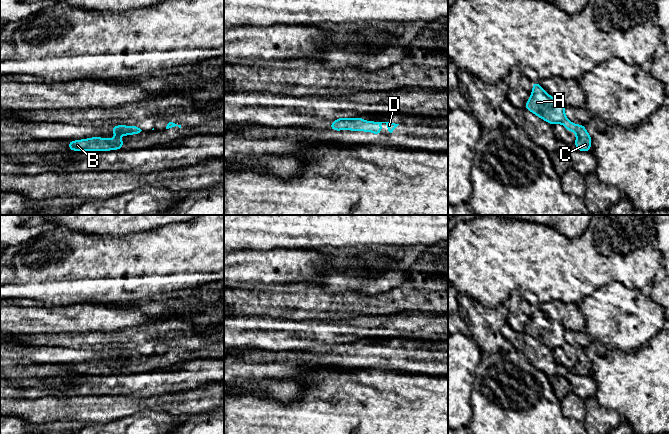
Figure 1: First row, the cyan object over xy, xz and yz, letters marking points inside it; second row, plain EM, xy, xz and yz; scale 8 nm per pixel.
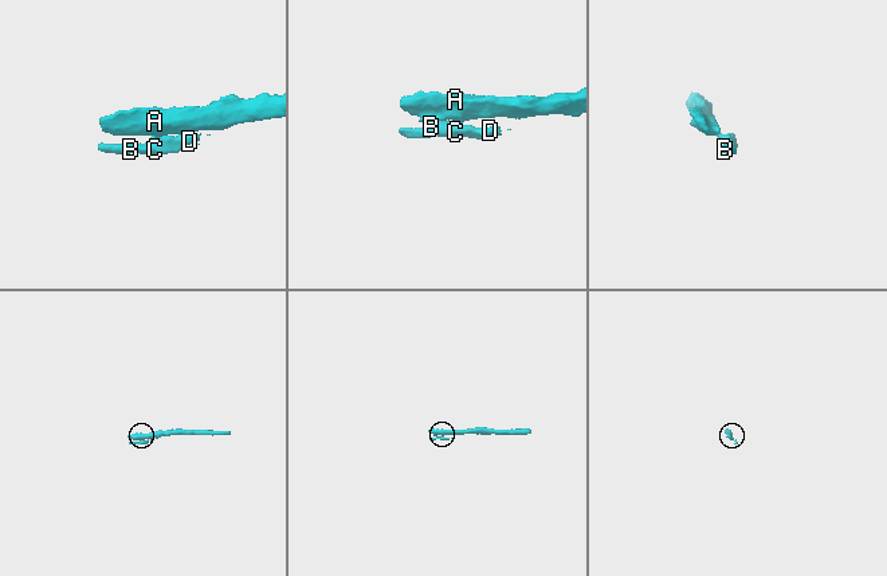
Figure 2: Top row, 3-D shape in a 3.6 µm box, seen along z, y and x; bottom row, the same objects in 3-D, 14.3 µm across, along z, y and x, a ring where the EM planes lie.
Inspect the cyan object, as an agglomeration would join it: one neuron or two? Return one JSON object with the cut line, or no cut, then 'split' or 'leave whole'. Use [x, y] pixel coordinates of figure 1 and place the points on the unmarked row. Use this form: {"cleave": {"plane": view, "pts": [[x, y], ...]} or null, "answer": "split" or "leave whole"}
{"cleave": {"plane": "yz", "pts": [[577, 349], [576, 357]]}, "answer": "split"}

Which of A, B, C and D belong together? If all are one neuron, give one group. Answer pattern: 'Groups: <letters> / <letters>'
Groups: A / B C D

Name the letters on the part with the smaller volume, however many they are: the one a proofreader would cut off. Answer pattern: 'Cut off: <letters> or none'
Cut off: B, C, D

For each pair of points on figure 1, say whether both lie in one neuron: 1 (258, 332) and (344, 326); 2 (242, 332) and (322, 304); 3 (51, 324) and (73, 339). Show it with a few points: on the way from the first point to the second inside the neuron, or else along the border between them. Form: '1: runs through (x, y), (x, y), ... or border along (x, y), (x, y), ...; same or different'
1: runs through (279, 332), (297, 332), (305, 327), (323, 327); same
2: border along (252, 315), (268, 317); different
3: border along (40, 333), (88, 333); different

